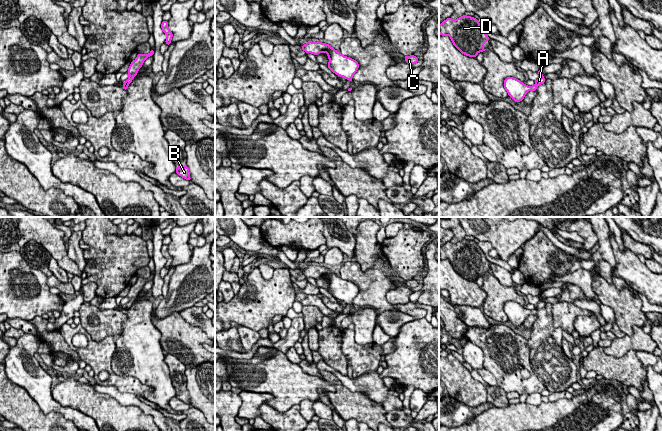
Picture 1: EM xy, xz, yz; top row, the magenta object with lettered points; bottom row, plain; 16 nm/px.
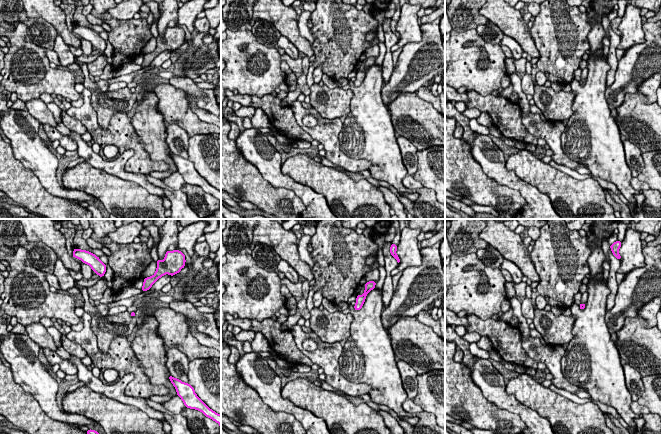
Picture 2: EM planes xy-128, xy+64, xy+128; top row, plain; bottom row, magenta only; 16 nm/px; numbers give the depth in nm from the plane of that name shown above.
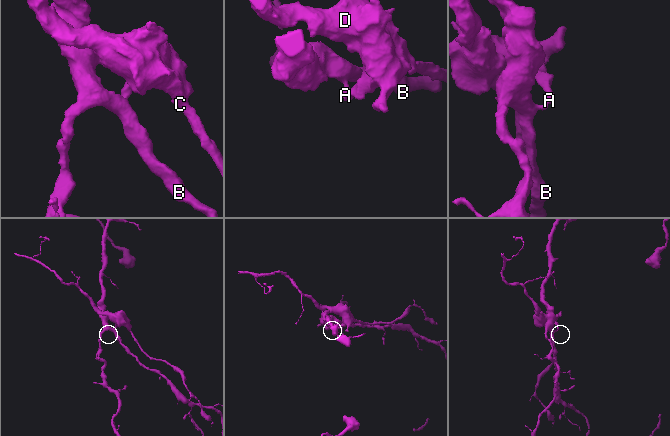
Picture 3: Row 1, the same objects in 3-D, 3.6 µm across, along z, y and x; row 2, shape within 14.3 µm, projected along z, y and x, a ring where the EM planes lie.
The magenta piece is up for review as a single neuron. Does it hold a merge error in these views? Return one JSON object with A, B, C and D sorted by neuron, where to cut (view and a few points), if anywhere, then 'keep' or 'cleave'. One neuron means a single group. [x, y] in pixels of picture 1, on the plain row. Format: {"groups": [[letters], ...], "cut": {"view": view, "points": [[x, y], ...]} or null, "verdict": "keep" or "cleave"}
{"groups": [["A", "C", "D"], ["B"]], "cut": {"view": "xy", "points": [[124, 307], [127, 309]]}, "verdict": "cleave"}

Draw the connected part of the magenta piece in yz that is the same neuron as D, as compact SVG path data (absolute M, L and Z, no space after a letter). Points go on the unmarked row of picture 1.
M463 239L458 243L447 242L439 249L439 258L448 259L454 270L464 279L476 282L479 276L484 276L485 266L488 266L484 252L479 245Z

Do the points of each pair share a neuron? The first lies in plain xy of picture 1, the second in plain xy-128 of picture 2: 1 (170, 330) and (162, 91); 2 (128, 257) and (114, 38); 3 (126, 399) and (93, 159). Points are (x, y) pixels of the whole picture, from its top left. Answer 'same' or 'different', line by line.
1: same
2: same
3: same

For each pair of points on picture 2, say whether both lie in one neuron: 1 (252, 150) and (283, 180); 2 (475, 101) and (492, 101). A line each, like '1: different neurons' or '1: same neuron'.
1: same neuron
2: same neuron

